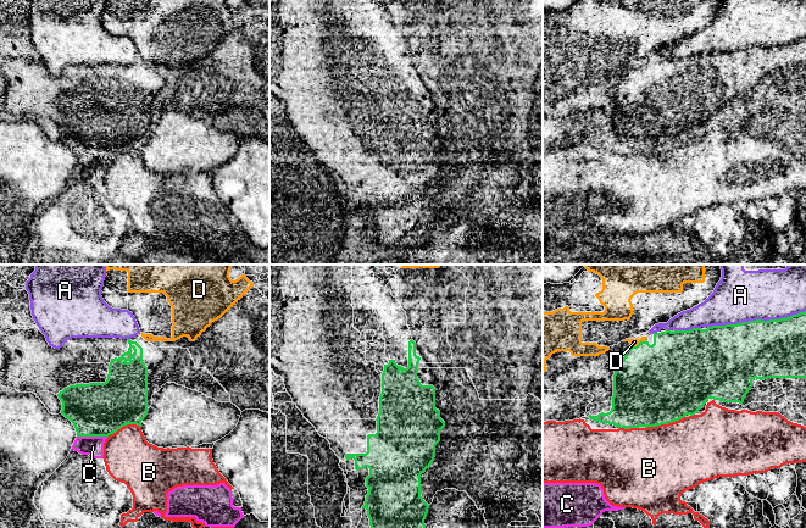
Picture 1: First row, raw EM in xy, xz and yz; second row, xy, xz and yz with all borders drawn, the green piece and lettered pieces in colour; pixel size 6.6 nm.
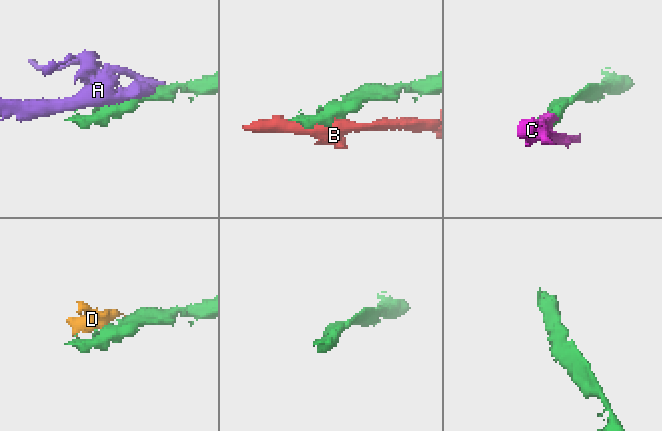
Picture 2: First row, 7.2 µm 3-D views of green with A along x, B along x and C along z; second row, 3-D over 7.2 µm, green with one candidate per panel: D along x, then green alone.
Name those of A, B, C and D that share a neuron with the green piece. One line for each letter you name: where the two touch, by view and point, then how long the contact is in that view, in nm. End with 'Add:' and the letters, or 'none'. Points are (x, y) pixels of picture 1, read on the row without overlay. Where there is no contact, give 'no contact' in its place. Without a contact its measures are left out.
Add: none

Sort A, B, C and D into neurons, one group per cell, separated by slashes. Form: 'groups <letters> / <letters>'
groups A / B C / D

